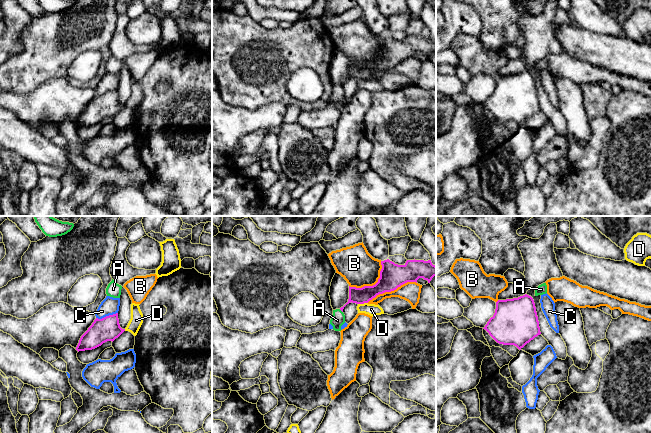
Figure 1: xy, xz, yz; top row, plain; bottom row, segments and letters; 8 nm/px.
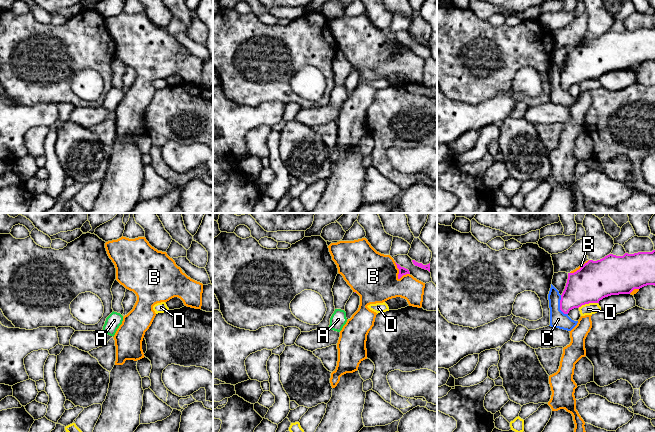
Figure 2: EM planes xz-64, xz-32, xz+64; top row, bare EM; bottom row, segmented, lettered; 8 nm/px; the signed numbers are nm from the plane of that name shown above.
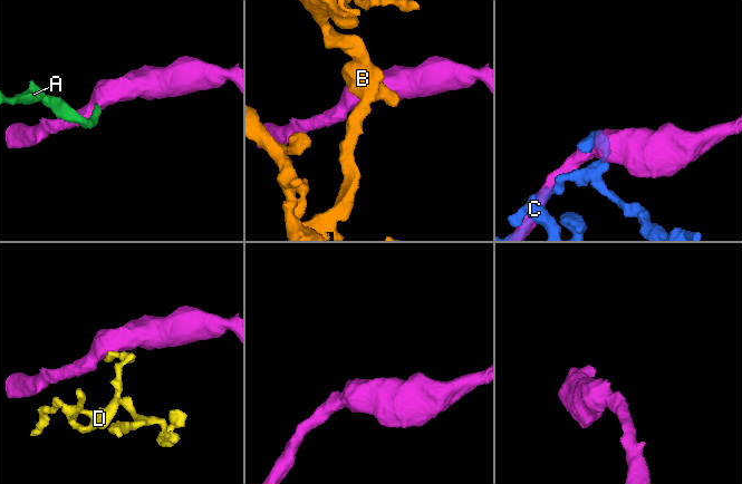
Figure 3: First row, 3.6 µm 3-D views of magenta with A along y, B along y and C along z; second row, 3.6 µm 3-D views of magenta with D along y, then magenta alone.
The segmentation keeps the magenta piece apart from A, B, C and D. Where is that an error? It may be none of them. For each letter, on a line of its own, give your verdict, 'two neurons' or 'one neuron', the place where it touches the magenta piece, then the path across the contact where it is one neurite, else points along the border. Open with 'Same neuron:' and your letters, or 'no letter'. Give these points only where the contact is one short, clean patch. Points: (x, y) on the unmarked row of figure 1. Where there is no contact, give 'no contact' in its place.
Same neuron: A
A: one neuron; meets magenta in xz at (341, 86); runs through xz (362, 71), (353, 73), (341, 86), (337, 96)
B: two neurons; meets magenta in xz at (373, 61)
C: two neurons; meets magenta in xy at (106, 92)
D: two neurons; meets magenta in xz at (362, 79); border along xz (367, 78), (358, 80)

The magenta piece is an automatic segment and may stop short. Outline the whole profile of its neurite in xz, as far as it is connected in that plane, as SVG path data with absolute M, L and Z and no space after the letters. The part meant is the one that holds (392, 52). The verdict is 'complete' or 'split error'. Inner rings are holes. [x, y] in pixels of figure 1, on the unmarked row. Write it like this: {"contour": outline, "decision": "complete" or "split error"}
{"contour": "M389 35L381 37L382 45L380 54L373 62L362 64L349 62L348 78L340 85L333 86L330 100L333 106L341 107L341 102L345 99L344 83L349 79L364 80L375 74L379 70L396 66L407 58L416 58L419 54L427 56L428 59L436 52L436 42L431 36L407 36L404 41L398 41Z", "decision": "split error"}

